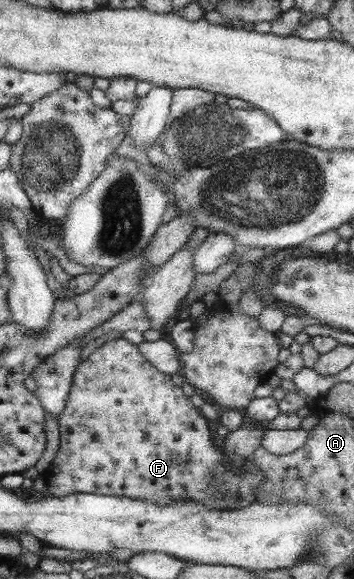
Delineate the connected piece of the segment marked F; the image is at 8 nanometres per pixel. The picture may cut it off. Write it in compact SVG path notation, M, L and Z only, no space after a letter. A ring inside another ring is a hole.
M126 338L107 342L99 348L86 361L79 366L75 376L73 389L67 407L61 414L60 434L61 444L57 457L52 465L43 474L49 485L49 495L53 497L66 497L77 493L87 493L107 496L120 496L136 500L151 500L156 504L168 505L176 504L181 500L194 500L202 504L208 504L219 510L243 508L252 499L253 489L262 486L265 476L253 459L242 460L240 456L229 455L225 450L220 450L220 446L214 442L214 432L210 428L210 419L202 416L202 411L194 406L190 397L184 394L184 388L176 386L172 376L164 374L153 362L150 362L136 344L132 344Z

